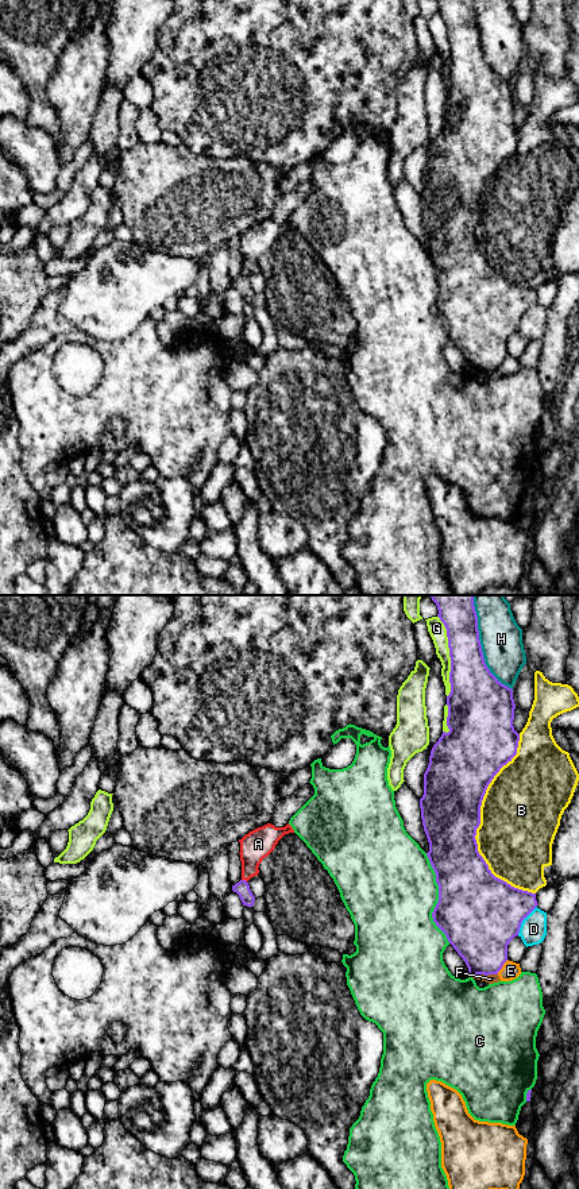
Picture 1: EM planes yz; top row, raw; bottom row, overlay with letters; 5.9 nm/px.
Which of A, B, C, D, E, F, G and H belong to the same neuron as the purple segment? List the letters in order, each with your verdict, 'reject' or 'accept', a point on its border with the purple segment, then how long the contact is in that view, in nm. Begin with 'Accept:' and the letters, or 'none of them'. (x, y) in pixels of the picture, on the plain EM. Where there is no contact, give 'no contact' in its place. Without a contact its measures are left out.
Accept: none of them
A: reject | yz (244, 275) | 40 nm
B: reject | yz (479, 219) | 950 nm
C: reject | yz (439, 293) | 550 nm
D: reject | yz (522, 315) | 200 nm
E: reject | yz (502, 361) | 110 nm
F: reject | yz (483, 369) | 160 nm
G: reject | yz (450, 51) | 500 nm
H: reject | yz (481, 45) | 550 nm

